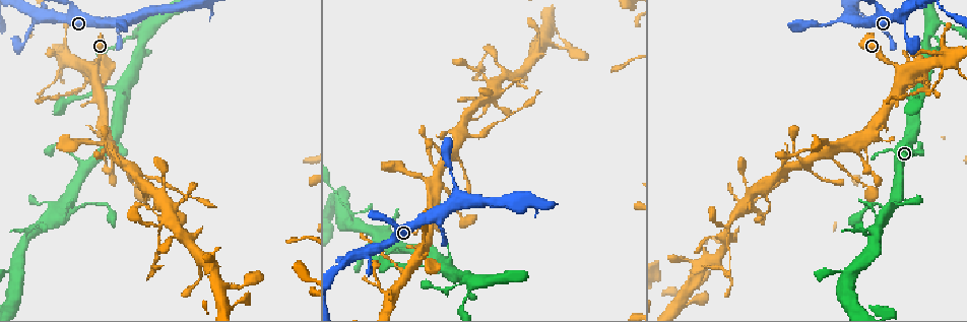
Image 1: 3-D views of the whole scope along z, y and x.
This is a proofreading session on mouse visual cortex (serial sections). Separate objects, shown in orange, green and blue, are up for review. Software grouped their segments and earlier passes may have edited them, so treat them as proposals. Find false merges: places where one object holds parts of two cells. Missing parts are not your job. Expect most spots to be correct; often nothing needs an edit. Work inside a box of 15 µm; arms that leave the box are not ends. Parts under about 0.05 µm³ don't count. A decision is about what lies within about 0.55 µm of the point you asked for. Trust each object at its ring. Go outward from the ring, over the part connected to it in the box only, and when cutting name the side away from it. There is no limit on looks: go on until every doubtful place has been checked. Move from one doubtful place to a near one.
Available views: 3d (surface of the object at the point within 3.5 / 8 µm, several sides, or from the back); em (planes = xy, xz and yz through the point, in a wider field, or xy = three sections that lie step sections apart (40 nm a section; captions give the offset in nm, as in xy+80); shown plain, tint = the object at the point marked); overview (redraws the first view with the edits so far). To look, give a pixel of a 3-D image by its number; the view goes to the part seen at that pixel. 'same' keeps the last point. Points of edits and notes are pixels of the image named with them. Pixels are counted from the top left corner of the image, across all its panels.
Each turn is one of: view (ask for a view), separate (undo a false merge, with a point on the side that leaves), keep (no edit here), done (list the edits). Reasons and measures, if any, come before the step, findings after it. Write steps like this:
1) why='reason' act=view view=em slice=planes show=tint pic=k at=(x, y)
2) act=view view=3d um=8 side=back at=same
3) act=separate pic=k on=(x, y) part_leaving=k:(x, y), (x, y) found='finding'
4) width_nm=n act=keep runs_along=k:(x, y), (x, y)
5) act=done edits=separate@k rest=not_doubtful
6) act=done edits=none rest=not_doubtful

why='sharp bend' act=view view=3d um=3.5 pic=1 at=(926, 87)

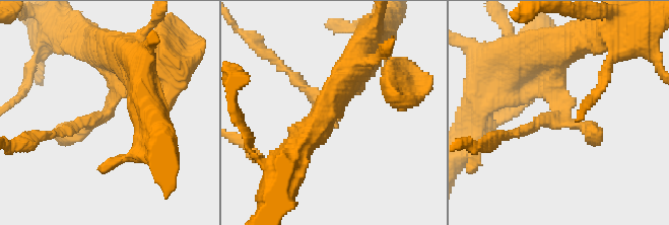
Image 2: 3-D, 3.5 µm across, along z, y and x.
act=view view=em slice=planes show=tint pic=2 at=(557, 116)

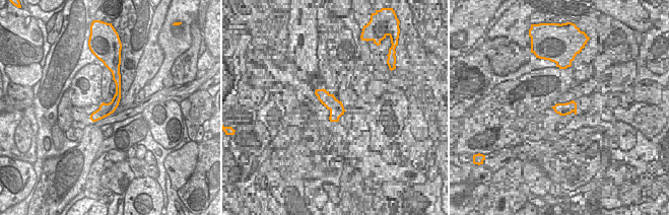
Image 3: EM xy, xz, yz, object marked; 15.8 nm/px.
width_nm=220 act=keep runs_along=2:(107, 54), (110, 110), (54, 132) found='all the same cell'

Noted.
why='narrows sharply' act=view view=3d um=3.5 pic=1 at=(458, 135)

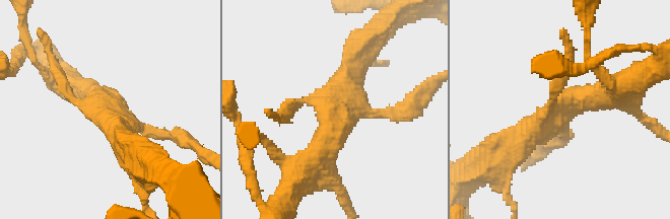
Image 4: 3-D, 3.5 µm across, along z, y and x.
act=view view=em slice=xy step=2 show=tint pic=4 at=(113, 113)

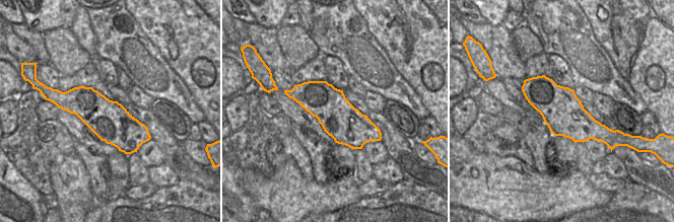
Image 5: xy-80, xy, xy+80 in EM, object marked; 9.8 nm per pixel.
act=keep runs_along=5:(288, 92), (379, 136) found='all the same cell'

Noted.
why='sudden change in width' act=view view=3d um=3.5 pic=1 at=(162, 225)

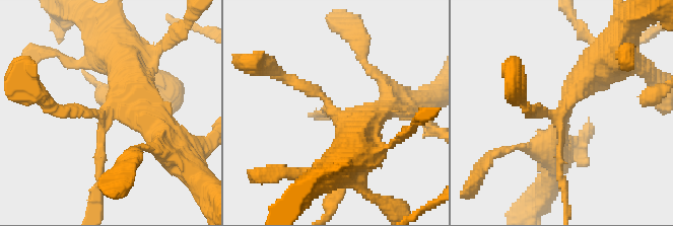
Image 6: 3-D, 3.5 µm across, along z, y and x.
act=keep runs_along=6:(356, 145), (329, 103), (276, 72) found='continuous, no second cell'

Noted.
act=view view=3d um=3.5 pic=1 at=(154, 263)

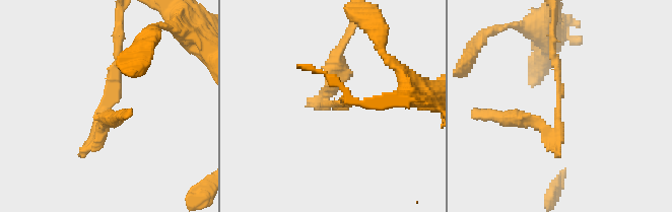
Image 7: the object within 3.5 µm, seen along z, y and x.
why='now the EM' act=view view=em slice=xy step=5 show=tint pic=7 at=(335, 105)

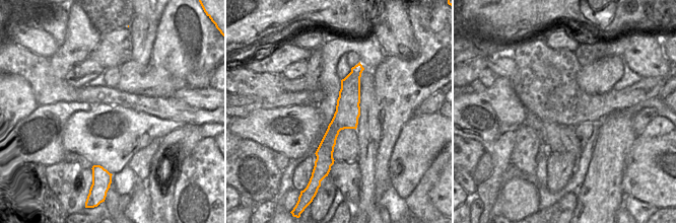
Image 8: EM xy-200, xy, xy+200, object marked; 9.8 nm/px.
act=keep runs_along=7:(552, 38), (557, 128), (524, 122) found='one cell here'

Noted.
act=done edits=none rest=not_doubtful

